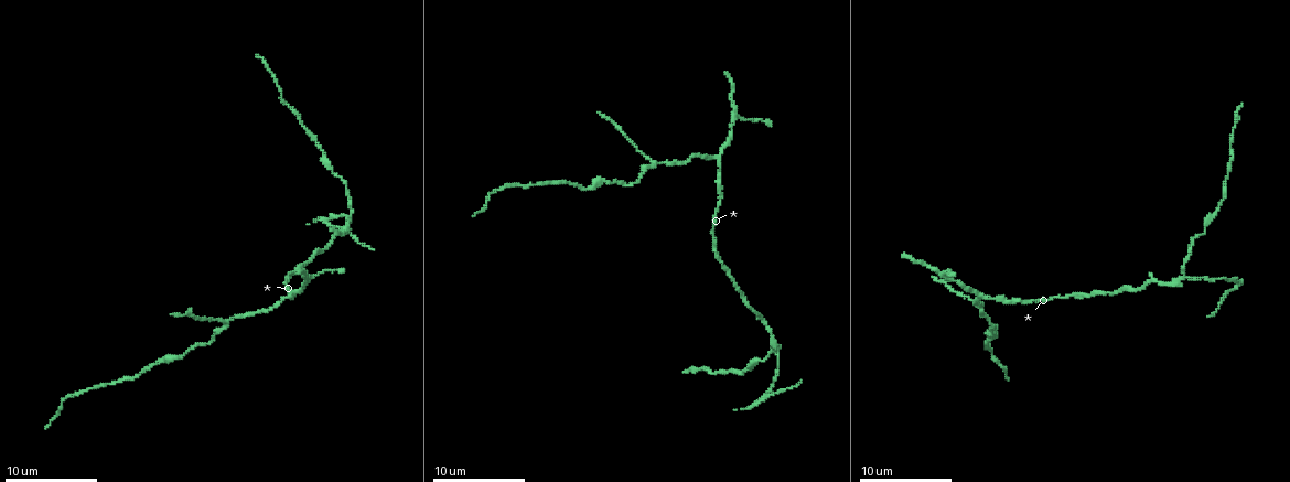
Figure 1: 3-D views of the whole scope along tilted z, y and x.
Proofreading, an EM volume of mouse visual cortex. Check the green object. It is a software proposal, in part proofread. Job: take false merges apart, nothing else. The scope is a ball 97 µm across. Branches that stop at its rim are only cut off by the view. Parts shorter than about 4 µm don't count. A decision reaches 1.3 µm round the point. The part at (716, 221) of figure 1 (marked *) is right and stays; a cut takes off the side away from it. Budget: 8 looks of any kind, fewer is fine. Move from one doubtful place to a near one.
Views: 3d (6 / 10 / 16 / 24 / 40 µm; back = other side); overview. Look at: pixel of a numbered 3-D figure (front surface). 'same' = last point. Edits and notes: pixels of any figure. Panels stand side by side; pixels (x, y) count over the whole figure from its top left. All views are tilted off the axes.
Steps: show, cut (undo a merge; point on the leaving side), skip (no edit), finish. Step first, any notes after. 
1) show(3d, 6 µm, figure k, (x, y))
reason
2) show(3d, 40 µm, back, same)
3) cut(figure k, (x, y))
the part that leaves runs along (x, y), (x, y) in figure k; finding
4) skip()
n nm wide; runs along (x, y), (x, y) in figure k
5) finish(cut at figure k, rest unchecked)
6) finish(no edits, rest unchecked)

show(3d, 10 µm, figure 1, (350, 218))
three arms meet

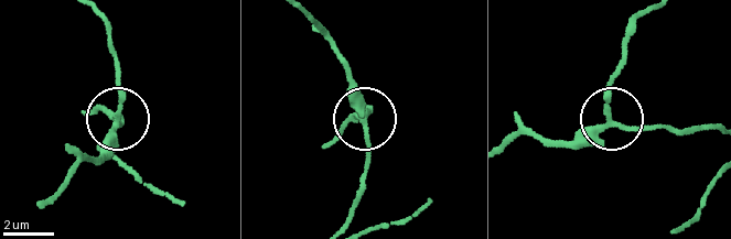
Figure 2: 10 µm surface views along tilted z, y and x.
skip()
3 arms; runs along (507, 140), (526, 134), (577, 139), (609, 122), (676, 131) in figure 2; all the same neuron

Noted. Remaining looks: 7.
show(3d, 6 µm, figure 1, (289, 297))
a fork

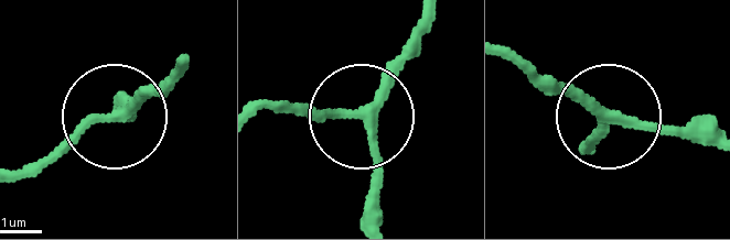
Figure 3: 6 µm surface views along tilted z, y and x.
skip()
side arm 11 µm; runs along (706, 141), (632, 130), (540, 74) in figure 3; continuous, no second neuron

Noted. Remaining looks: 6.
show(3d, 10 µm, figure 1, (980, 311))
three-way junction

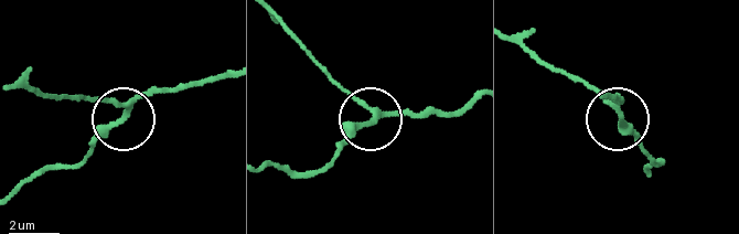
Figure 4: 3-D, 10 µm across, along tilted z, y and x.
skip()
200 nm wide; runs along (473, 98), (453, 110), (374, 118), (317, 64) in figure 4; continuous, no second neuron

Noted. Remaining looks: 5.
show(3d, 10 µm, figure 1, (164, 361))
calibre changes

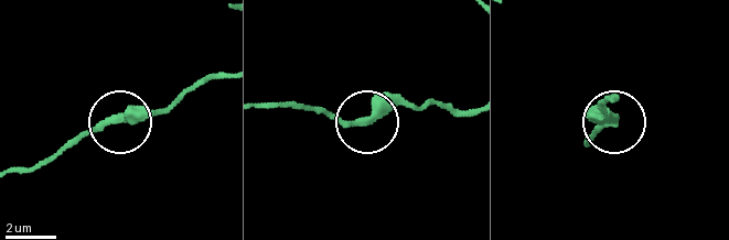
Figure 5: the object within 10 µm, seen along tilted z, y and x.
skip()
runs along (224, 76), (161, 108), (136, 110), (92, 128), (68, 149) in figure 5; one neuron here

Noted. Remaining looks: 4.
finish(no edits, rest unchecked)

